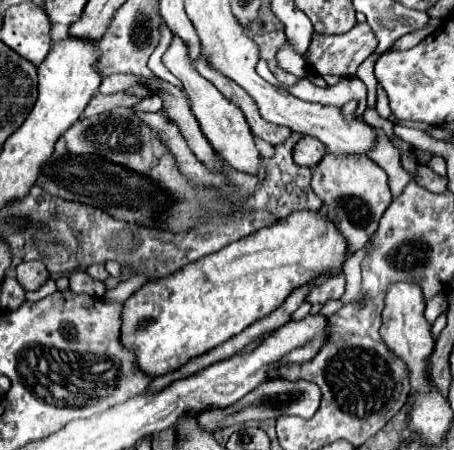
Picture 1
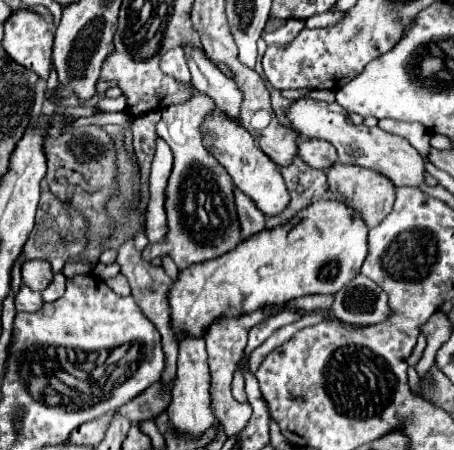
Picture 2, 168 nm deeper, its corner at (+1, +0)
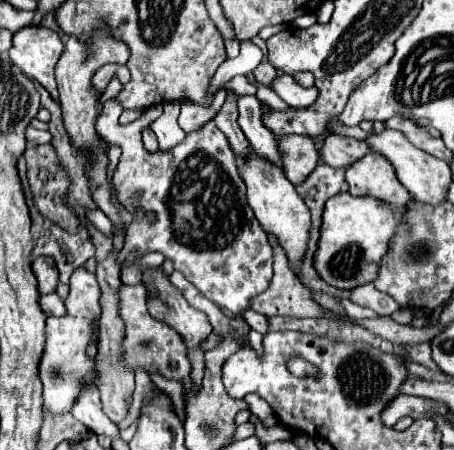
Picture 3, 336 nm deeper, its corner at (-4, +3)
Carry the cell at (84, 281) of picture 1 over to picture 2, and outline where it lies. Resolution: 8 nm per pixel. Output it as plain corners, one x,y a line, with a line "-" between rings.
118,274
118,276
114,276
114,278
110,278
108,282
106,282
116,294
120,294
120,296
128,296
130,294
130,286
128,286
128,280
122,276
122,274

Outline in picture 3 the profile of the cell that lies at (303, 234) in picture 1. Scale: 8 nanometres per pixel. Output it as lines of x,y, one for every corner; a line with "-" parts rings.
337,193
337,197
331,197
325,205
319,249
315,253
315,269
321,279
339,289
355,289
373,283
397,225
403,223
405,211
405,207
397,209
375,197
353,197
351,193

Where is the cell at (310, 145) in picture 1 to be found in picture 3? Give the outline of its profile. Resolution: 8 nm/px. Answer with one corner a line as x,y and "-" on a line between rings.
331,133
325,137
325,143
321,147
321,159
331,167
347,169
355,161
365,157
369,151
371,149
369,149
369,145
365,145
365,141

